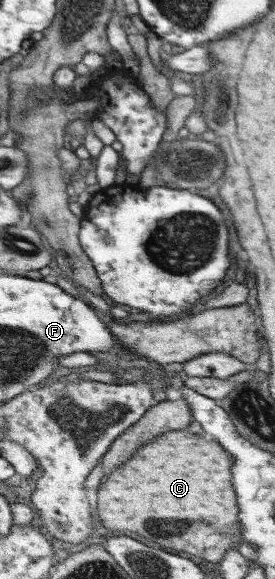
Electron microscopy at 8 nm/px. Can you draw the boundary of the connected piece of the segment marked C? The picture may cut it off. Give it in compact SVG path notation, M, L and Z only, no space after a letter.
M176 430L148 443L124 467L118 467L108 483L100 487L100 511L106 529L124 531L124 535L140 535L152 547L168 547L168 551L188 551L210 562L220 563L228 550L244 539L244 523L240 523L240 505L234 483L234 457L218 443L186 430Z

